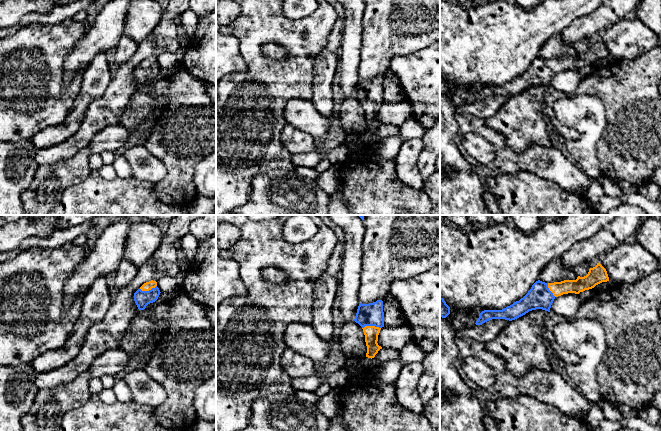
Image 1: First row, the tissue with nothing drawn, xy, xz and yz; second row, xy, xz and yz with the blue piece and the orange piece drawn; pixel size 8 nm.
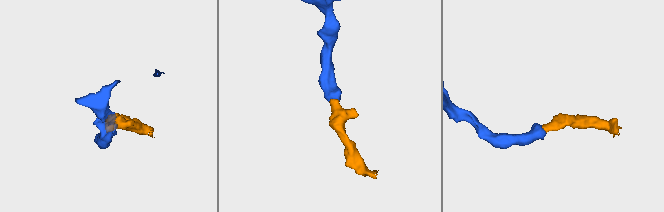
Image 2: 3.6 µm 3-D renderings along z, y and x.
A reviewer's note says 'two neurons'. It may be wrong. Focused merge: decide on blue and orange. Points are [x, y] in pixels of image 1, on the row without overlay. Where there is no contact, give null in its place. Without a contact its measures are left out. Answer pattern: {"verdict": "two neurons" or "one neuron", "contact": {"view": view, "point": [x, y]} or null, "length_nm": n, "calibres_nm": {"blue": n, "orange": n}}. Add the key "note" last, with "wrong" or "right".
{"verdict": "one neuron", "contact": {"view": "xz", "point": [371, 101]}, "length_nm": 150, "calibres_nm": {"blue": 180, "orange": 120}, "note": "wrong"}

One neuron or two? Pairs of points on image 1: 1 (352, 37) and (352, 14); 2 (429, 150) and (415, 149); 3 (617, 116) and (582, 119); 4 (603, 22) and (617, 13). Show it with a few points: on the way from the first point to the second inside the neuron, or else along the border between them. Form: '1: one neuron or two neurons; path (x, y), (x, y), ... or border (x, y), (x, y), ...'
1: one neuron; path (352, 31), (352, 20)
2: two neurons; border (421, 138), (423, 149), (418, 158), (419, 172)
3: two neurons; border (595, 96), (605, 109), (605, 130), (598, 139)
4: one neuron; path (606, 19), (614, 13)

